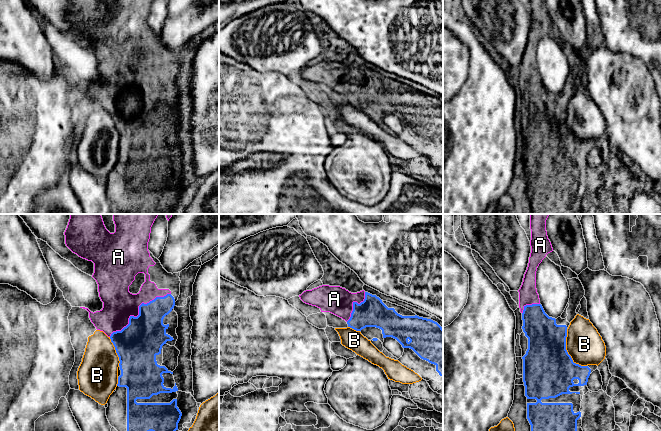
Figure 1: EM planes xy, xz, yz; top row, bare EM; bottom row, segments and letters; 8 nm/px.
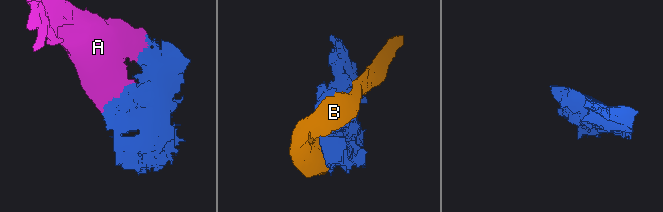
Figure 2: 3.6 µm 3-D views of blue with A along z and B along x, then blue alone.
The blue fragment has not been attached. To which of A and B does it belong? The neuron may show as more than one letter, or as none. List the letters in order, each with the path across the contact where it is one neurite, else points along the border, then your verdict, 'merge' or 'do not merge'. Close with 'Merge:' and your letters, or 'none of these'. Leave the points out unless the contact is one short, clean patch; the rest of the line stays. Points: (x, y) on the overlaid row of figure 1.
A: merge
B: do not merge
Merge: A

